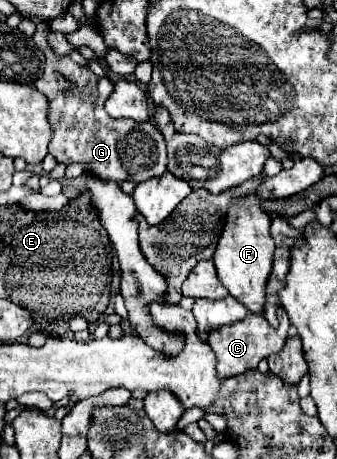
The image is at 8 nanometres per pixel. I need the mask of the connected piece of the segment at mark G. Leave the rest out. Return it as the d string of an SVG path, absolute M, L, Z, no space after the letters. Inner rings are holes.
M37 23L33 35L35 45L45 53L45 73L35 83L37 89L49 99L49 125L53 137L49 141L49 153L63 165L81 165L85 175L103 181L133 181L141 183L167 171L165 139L157 127L149 121L139 125L131 119L111 119L105 111L105 101L113 91L109 77L97 77L87 67L71 61L69 55L59 57L49 45L49 23Z

